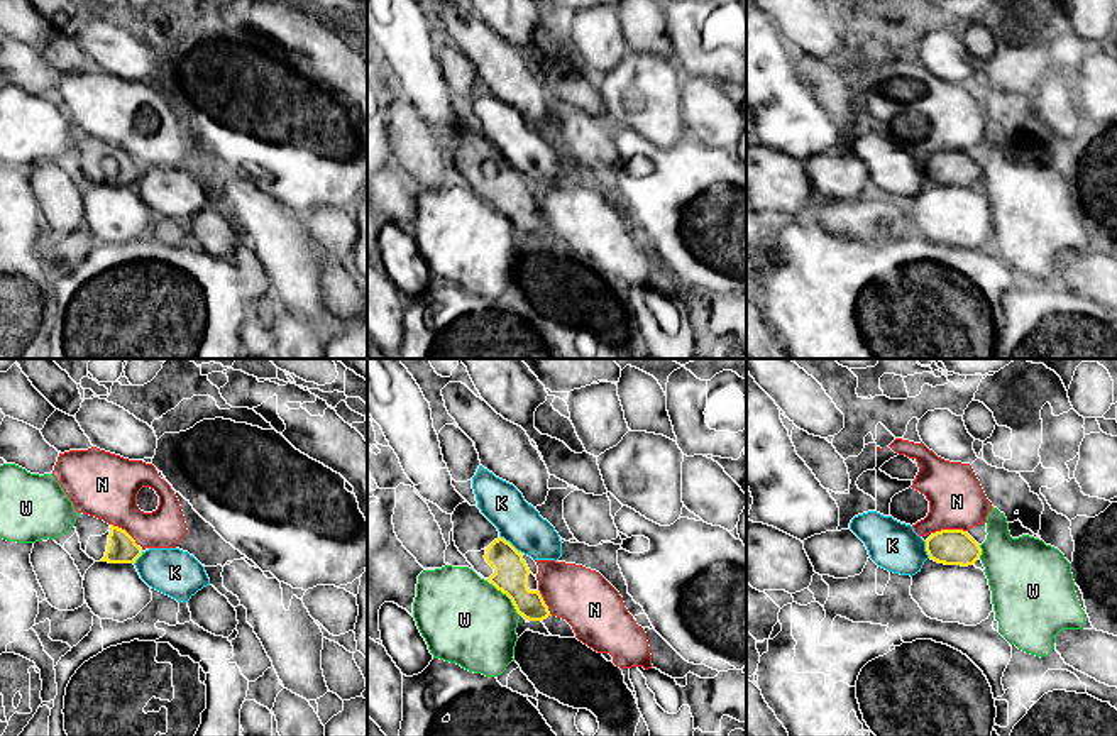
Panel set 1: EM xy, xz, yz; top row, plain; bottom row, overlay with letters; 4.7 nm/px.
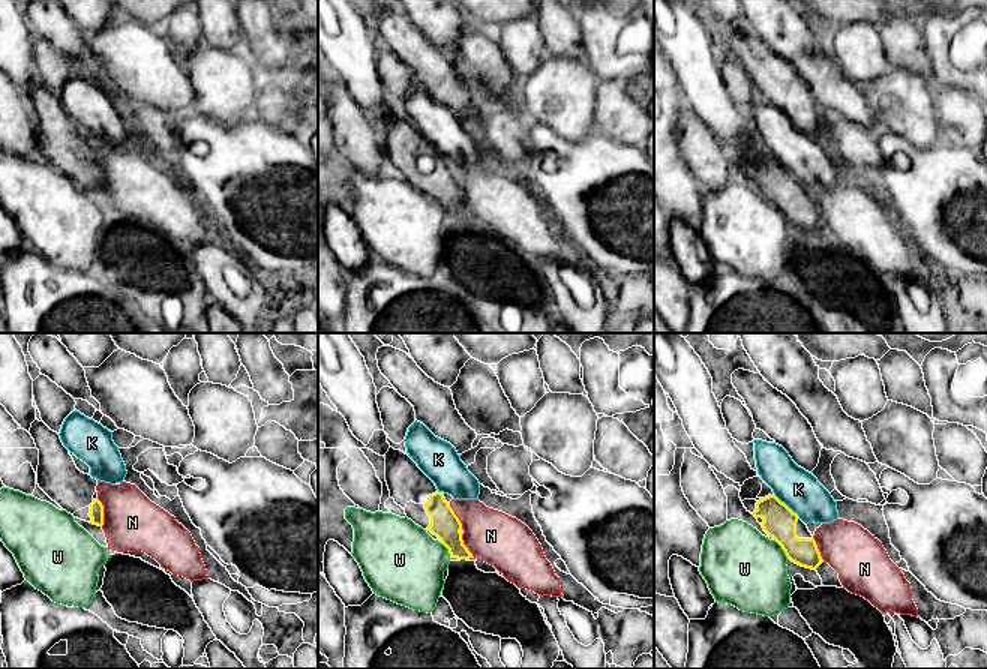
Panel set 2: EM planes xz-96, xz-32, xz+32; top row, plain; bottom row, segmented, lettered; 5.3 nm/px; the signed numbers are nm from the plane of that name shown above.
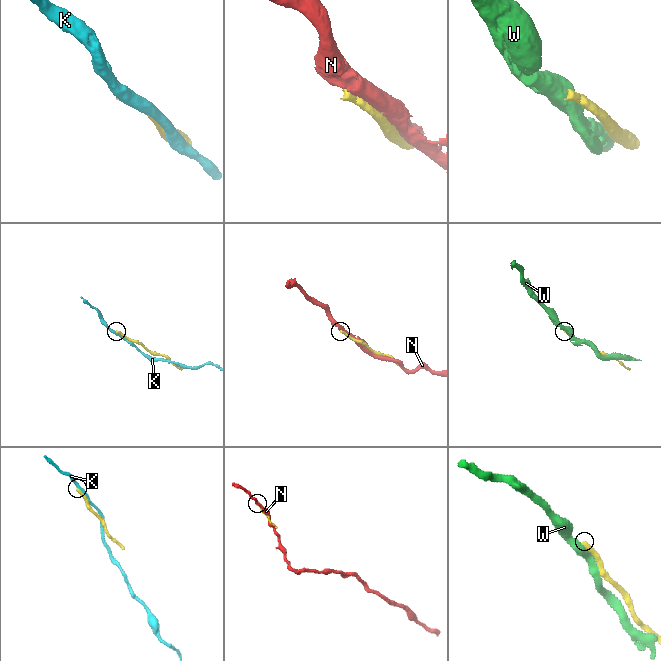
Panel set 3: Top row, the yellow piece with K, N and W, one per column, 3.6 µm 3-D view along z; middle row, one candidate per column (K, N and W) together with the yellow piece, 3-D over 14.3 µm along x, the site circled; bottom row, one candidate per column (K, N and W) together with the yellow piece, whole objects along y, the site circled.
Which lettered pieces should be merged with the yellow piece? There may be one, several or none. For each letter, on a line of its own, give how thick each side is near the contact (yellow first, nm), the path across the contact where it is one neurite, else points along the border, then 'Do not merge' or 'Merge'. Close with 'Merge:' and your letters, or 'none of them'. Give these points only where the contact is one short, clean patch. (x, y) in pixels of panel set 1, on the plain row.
K: Thickness 160 nm (yellow) against 200 nm. Do not merge
N: Thickness 180 nm (yellow) against 280 nm. Do not merge
W: Thickness 160 nm (yellow) against 420 nm. Do not merge
Merge: none of them

